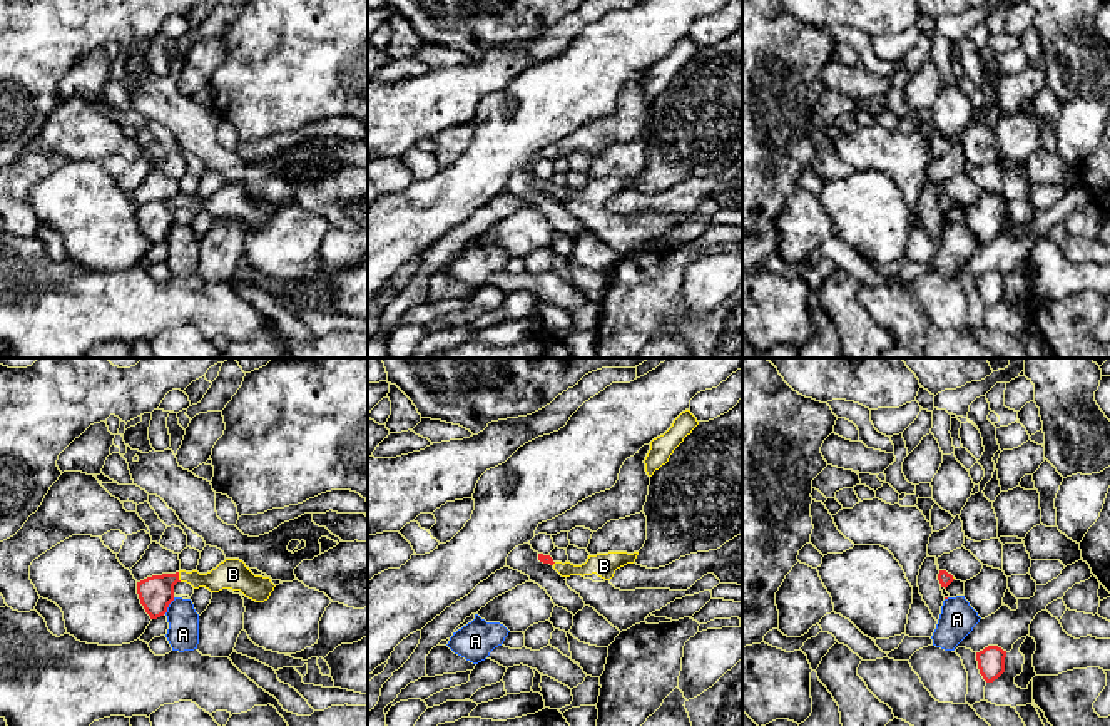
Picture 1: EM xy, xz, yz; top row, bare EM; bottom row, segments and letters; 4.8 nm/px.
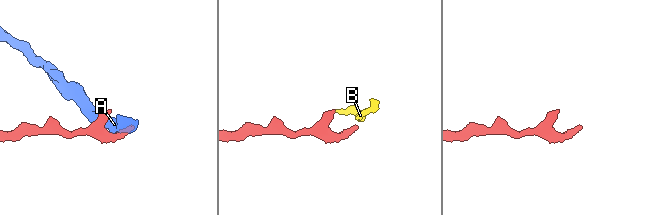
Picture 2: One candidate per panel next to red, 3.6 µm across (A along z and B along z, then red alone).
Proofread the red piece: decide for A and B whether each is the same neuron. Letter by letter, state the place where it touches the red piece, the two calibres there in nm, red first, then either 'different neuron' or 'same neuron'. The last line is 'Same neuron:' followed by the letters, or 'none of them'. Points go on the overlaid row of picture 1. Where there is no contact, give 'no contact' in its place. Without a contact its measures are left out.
A: xy (168, 606) | 170/160 nm | different neuron
B: xy (178, 577) | 170/140 nm | same neuron
Same neuron: B

